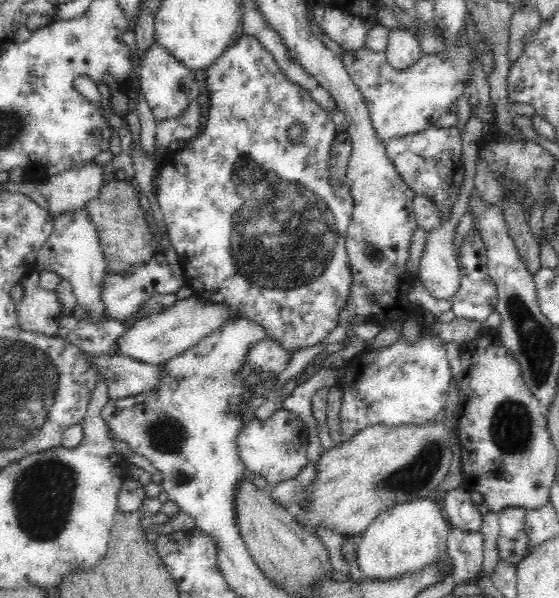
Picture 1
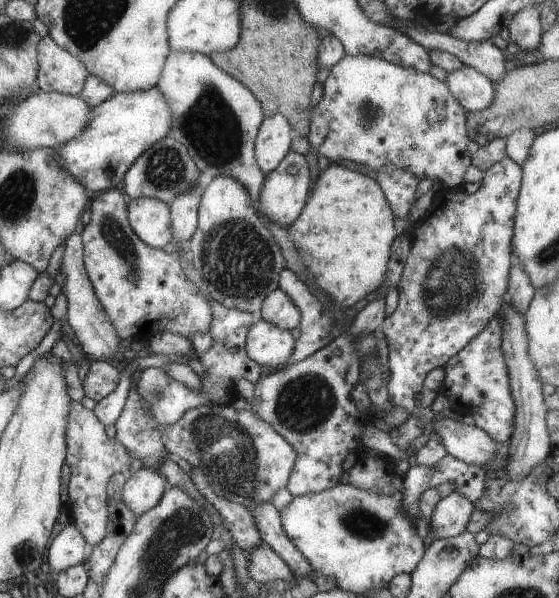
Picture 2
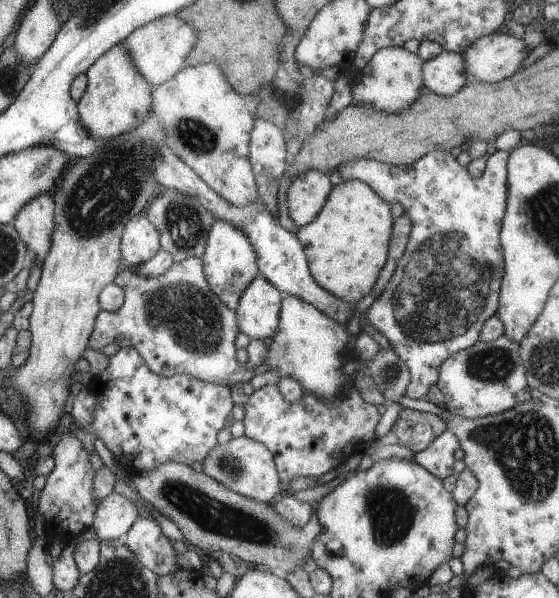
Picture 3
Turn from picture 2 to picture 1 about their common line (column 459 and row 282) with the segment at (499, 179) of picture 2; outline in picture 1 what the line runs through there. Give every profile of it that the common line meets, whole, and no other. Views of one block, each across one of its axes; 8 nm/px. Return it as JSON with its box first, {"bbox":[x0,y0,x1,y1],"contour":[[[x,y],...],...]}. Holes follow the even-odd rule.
{"bbox":[155,34,353,353],"contour":[[[239,34],[225,52],[205,70],[206,86],[210,96],[208,123],[196,138],[189,140],[180,152],[169,154],[168,164],[162,167],[157,180],[155,196],[164,217],[164,224],[170,244],[174,247],[182,266],[187,292],[196,294],[205,301],[223,304],[237,312],[241,318],[249,319],[265,328],[268,339],[275,340],[282,348],[293,353],[300,348],[309,348],[319,344],[338,326],[338,314],[344,310],[348,292],[352,288],[350,259],[346,253],[344,236],[352,218],[353,206],[350,187],[346,180],[339,187],[332,187],[328,162],[330,162],[330,144],[336,137],[337,129],[332,115],[325,110],[300,85],[294,84],[280,71],[272,53],[261,46],[256,37]],[[300,125],[304,129],[304,138],[294,143],[289,138],[289,129]]]}

